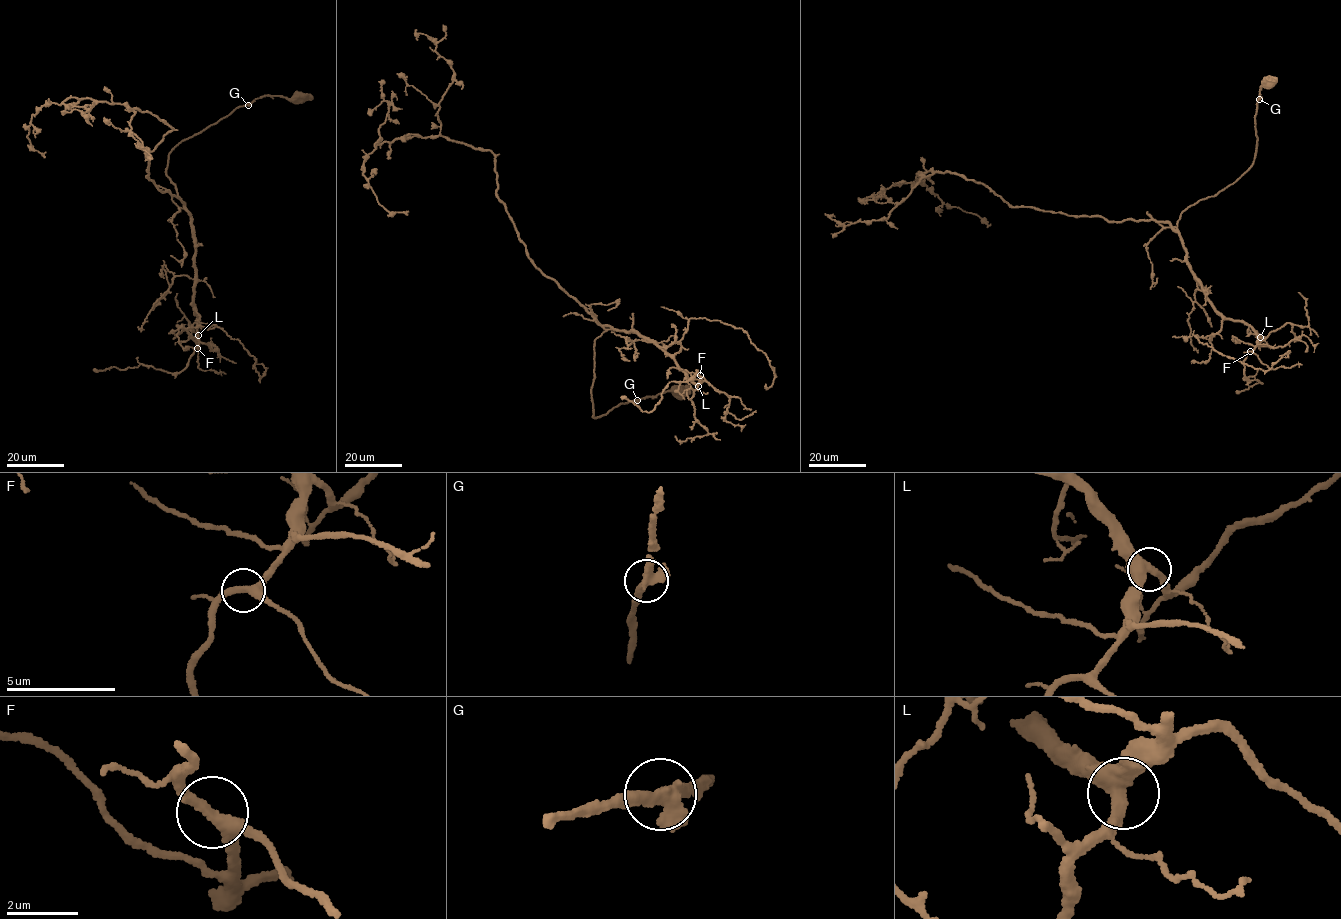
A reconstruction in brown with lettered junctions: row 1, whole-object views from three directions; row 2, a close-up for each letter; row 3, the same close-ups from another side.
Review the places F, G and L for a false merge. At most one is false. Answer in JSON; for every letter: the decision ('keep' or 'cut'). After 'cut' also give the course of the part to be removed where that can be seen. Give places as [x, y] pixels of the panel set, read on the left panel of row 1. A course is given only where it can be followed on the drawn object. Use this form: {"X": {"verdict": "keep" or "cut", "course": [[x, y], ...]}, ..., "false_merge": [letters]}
{"F": {"verdict": "keep"}, "G": {"verdict": "keep"}, "L": {"verdict": "keep"}, "false_merge": []}

